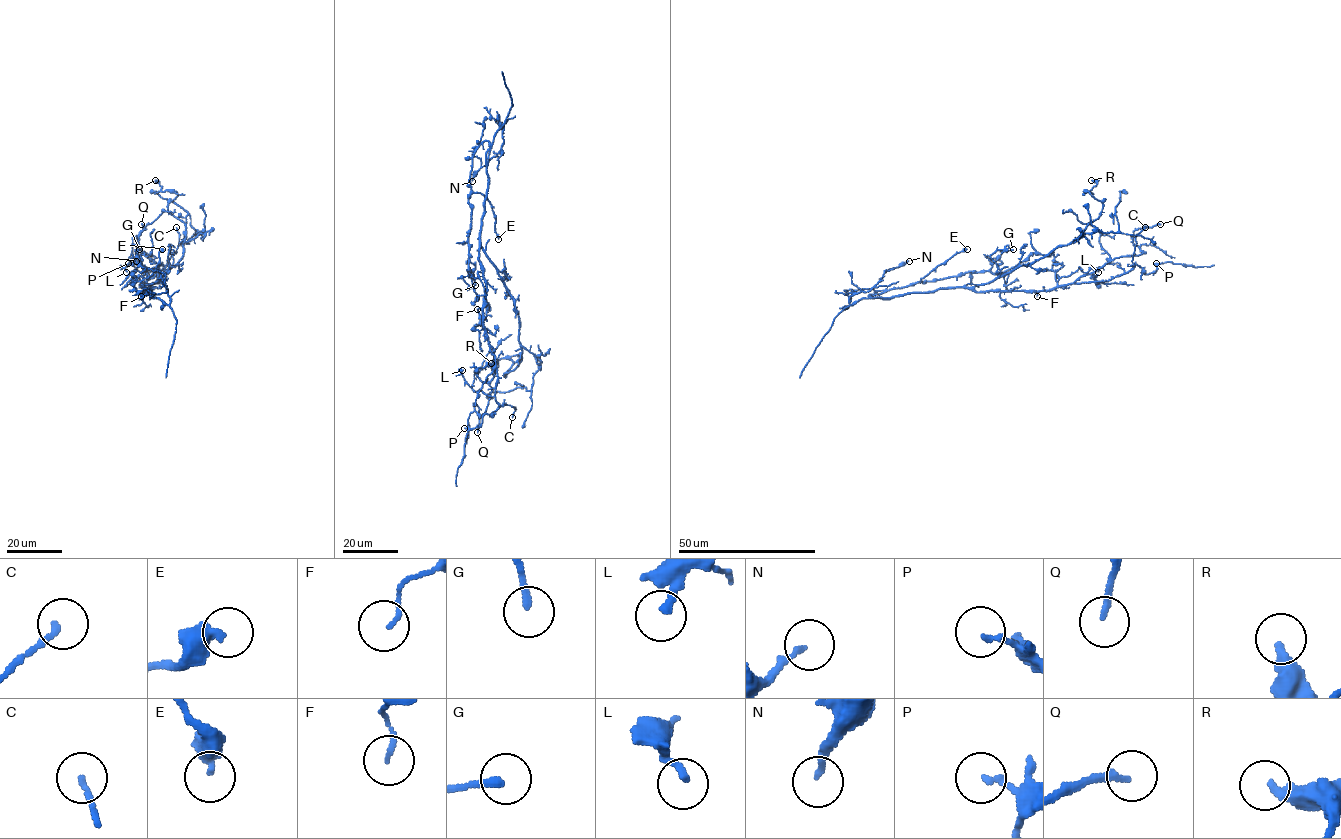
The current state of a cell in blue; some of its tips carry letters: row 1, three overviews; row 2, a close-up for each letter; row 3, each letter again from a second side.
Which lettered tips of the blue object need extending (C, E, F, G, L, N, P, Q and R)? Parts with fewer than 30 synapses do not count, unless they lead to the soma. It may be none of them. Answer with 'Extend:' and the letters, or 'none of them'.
Extend: none of them

